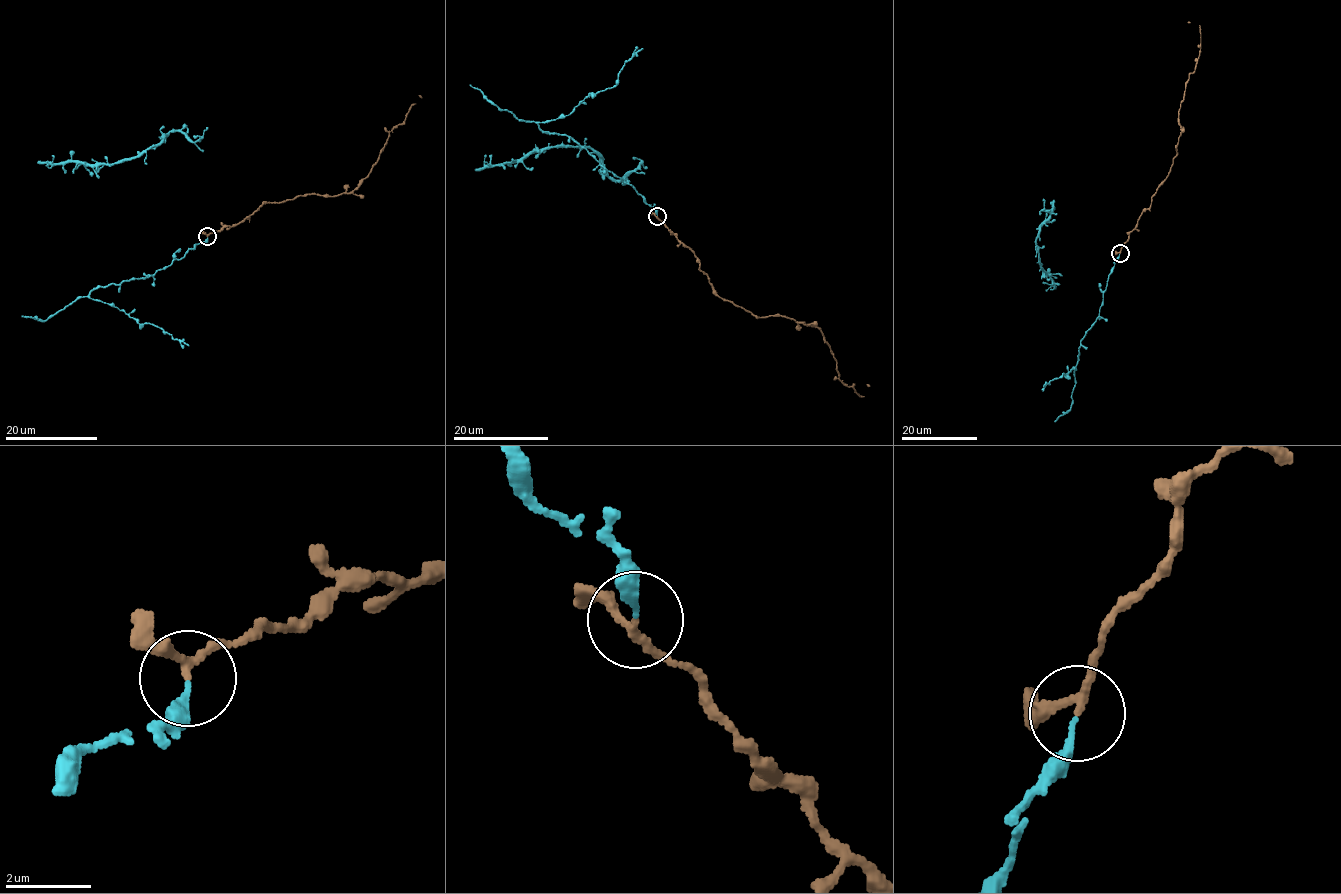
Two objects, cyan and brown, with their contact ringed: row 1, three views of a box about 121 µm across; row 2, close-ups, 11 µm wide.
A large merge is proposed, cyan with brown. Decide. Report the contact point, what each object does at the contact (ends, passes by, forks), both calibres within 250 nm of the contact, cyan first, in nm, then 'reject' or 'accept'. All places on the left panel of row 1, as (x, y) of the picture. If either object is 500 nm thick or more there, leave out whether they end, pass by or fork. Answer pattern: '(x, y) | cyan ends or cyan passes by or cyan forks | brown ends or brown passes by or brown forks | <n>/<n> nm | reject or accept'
(207, 236) | cyan ends | brown passes by | 160/160 nm | accept

